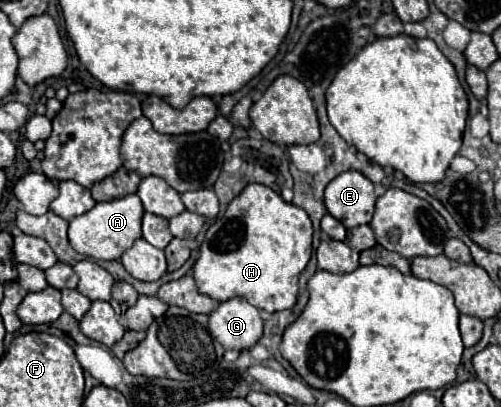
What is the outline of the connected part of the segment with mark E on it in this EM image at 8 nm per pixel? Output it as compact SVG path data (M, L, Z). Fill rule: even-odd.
M347 170L325 188L325 206L345 228L369 224L375 212L373 182L357 170Z

